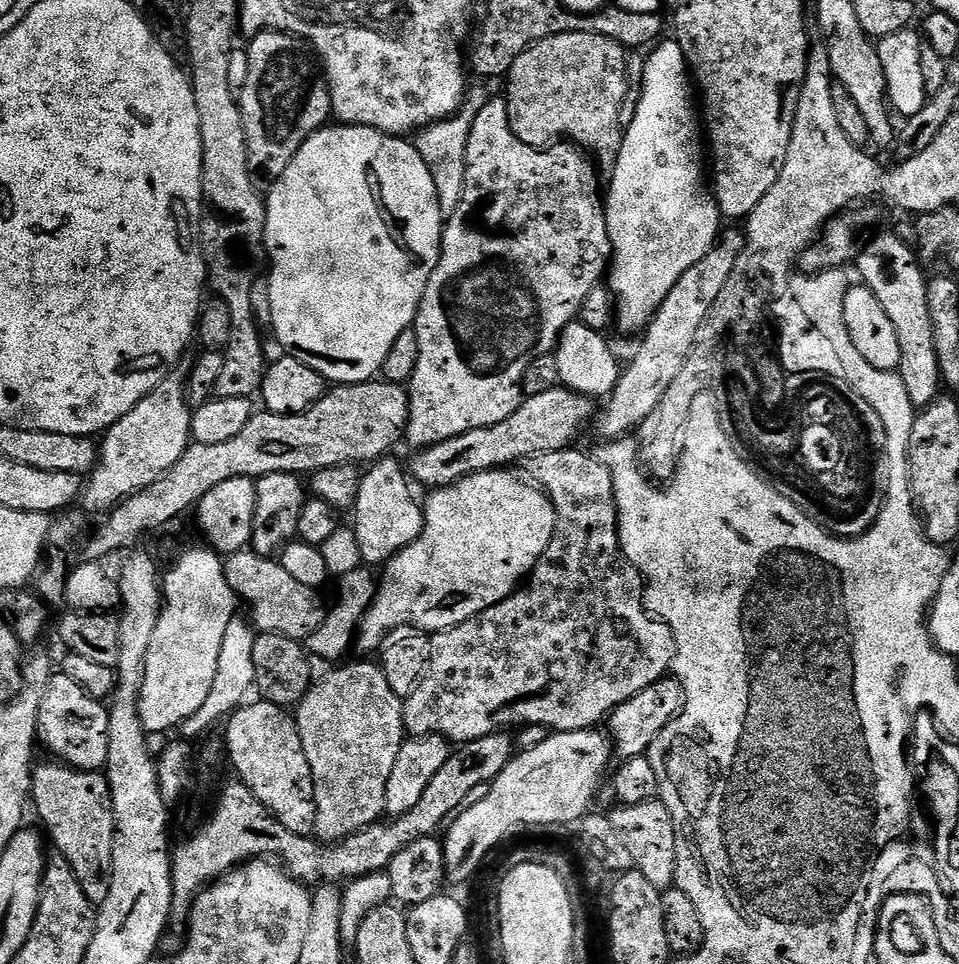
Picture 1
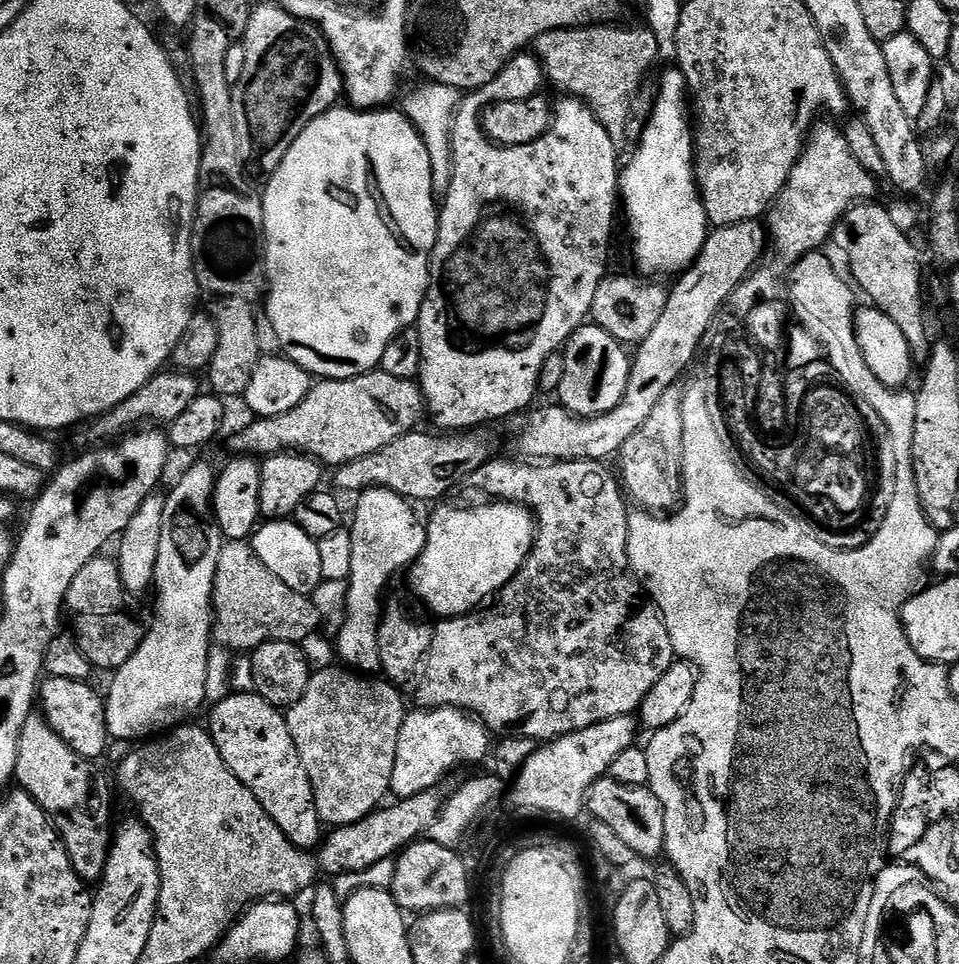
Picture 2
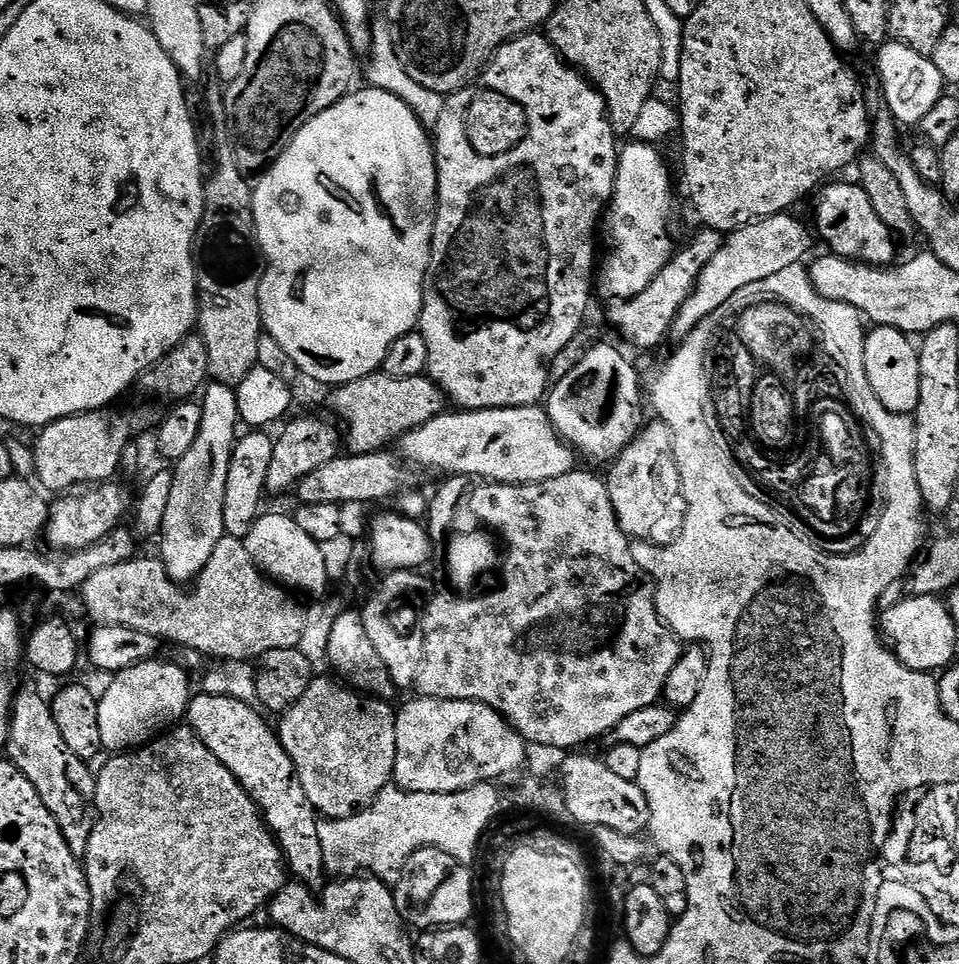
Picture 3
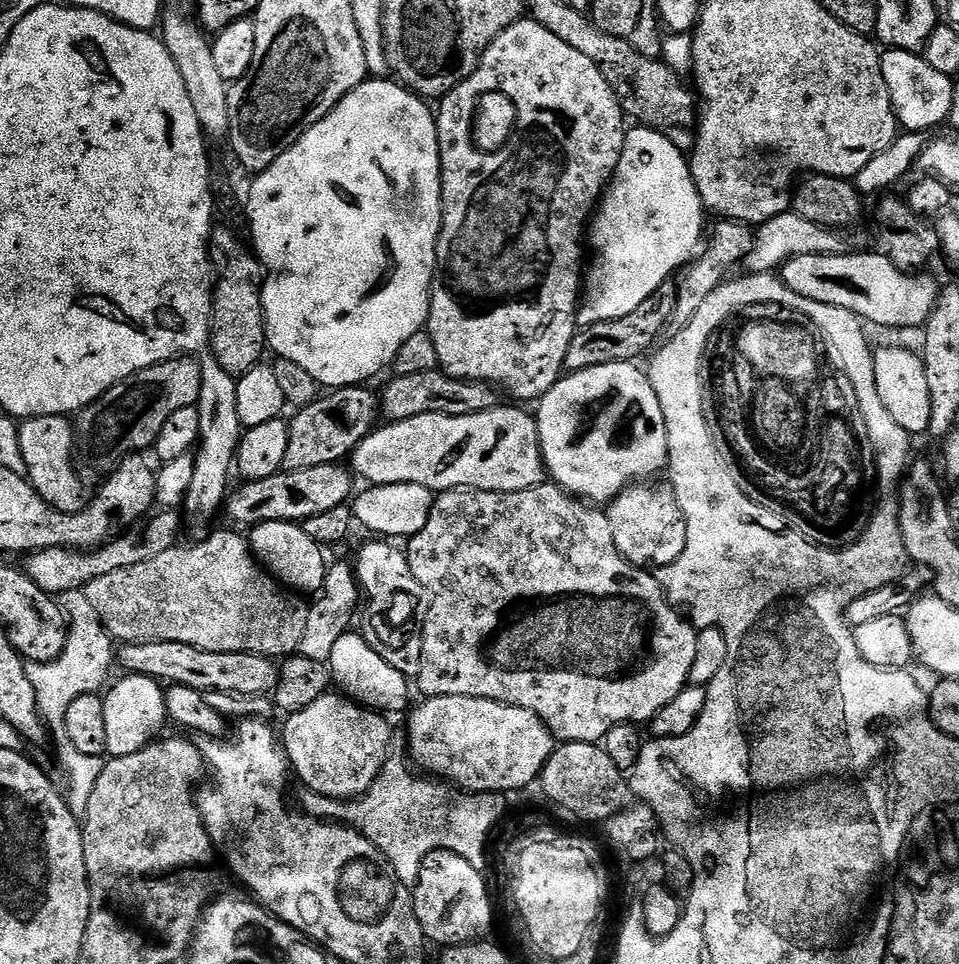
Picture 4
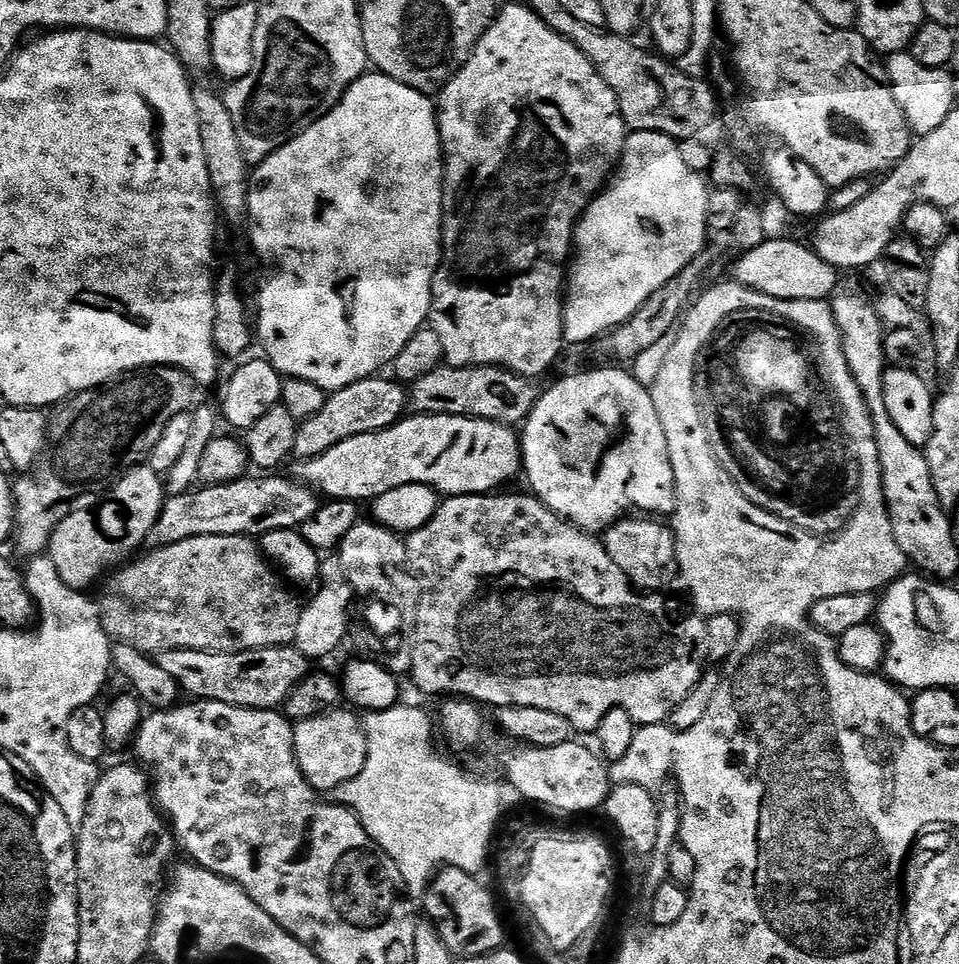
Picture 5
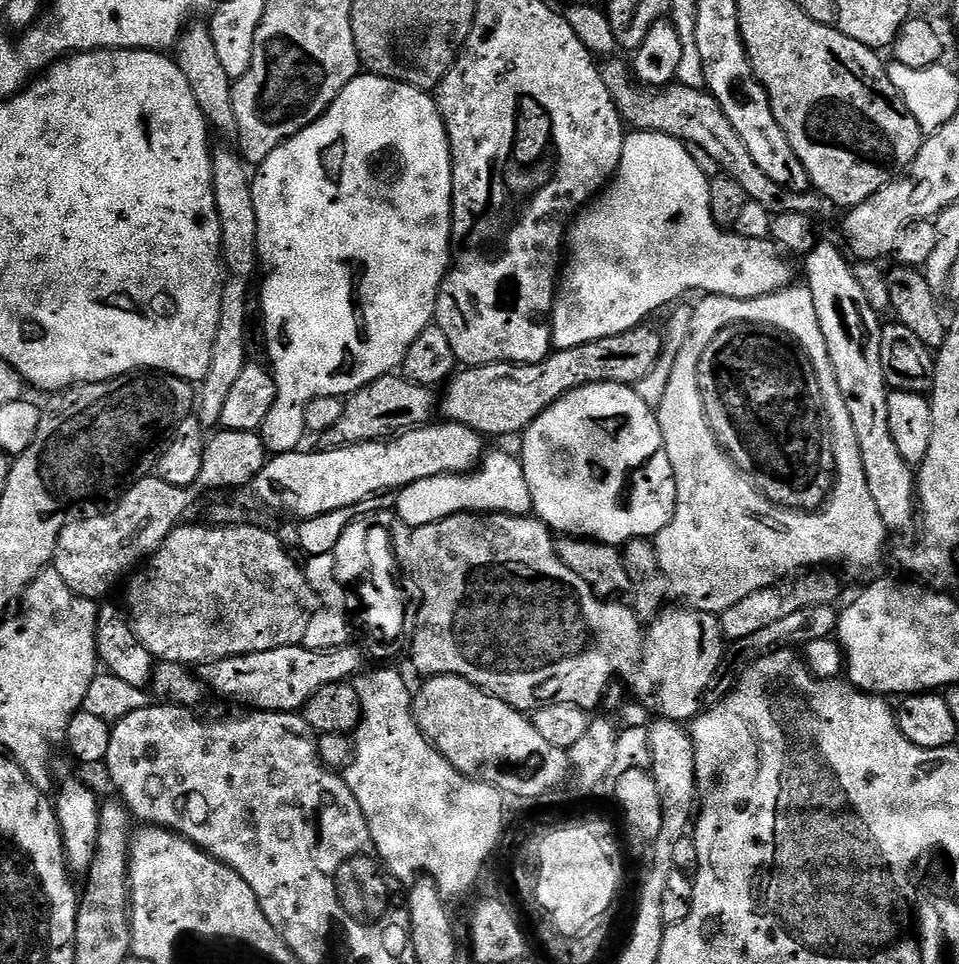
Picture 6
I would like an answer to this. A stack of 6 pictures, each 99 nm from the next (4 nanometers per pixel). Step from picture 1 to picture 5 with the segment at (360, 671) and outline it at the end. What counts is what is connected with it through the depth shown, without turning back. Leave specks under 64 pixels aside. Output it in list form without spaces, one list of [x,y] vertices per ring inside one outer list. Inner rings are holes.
[[[337,706],[331,712],[297,720],[294,724],[296,760],[304,771],[304,777],[321,794],[335,793],[338,786],[356,780],[358,774],[362,774],[362,766],[366,766],[368,738],[361,717],[355,711],[343,712],[342,709]]]

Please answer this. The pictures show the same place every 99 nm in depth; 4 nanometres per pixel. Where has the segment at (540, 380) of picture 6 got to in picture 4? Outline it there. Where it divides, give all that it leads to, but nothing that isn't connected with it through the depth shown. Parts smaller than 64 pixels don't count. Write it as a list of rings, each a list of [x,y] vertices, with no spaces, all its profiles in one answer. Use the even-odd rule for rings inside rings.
[[[439,370],[426,374],[393,375],[391,379],[384,388],[384,396],[382,392],[382,416],[388,422],[418,418],[418,414],[469,416],[491,408],[499,408],[502,404],[501,393],[484,380],[454,378]]]

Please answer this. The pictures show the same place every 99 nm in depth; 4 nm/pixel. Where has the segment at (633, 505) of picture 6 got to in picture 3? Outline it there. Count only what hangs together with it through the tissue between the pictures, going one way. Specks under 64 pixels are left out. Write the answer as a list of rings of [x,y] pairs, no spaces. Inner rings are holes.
[[[593,343],[578,366],[574,366],[566,378],[551,385],[546,396],[546,411],[556,433],[583,459],[585,456],[588,460],[611,462],[632,443],[642,427],[640,376],[618,349]]]

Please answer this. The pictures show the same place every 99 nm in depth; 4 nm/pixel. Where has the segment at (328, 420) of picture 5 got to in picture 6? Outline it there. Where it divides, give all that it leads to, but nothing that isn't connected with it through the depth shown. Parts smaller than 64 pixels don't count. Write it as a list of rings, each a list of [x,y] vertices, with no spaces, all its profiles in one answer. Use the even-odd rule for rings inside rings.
[[[403,375],[383,376],[344,400],[342,418],[330,426],[330,430],[322,433],[323,447],[345,448],[347,444],[365,444],[371,440],[388,440],[399,436],[410,428],[421,427],[433,419],[438,408],[438,396],[435,391],[412,384]],[[433,412],[433,416],[432,416]]]

